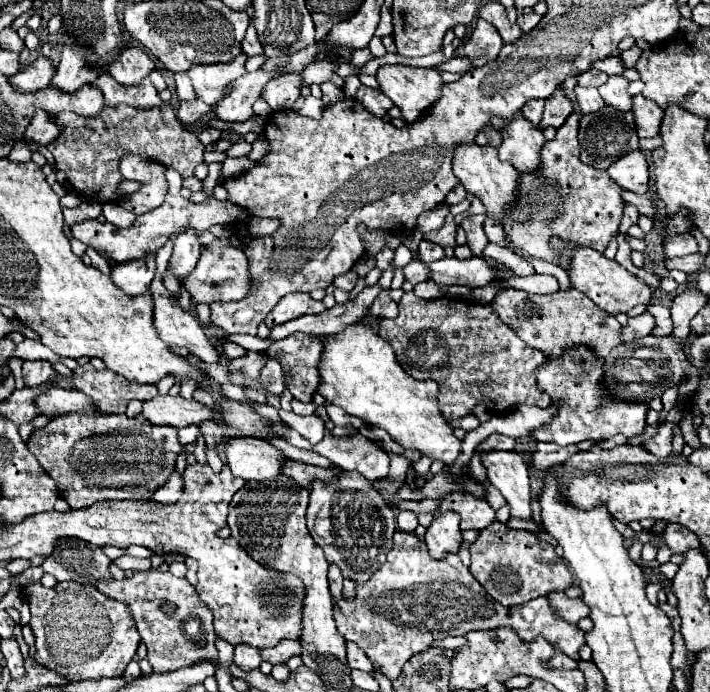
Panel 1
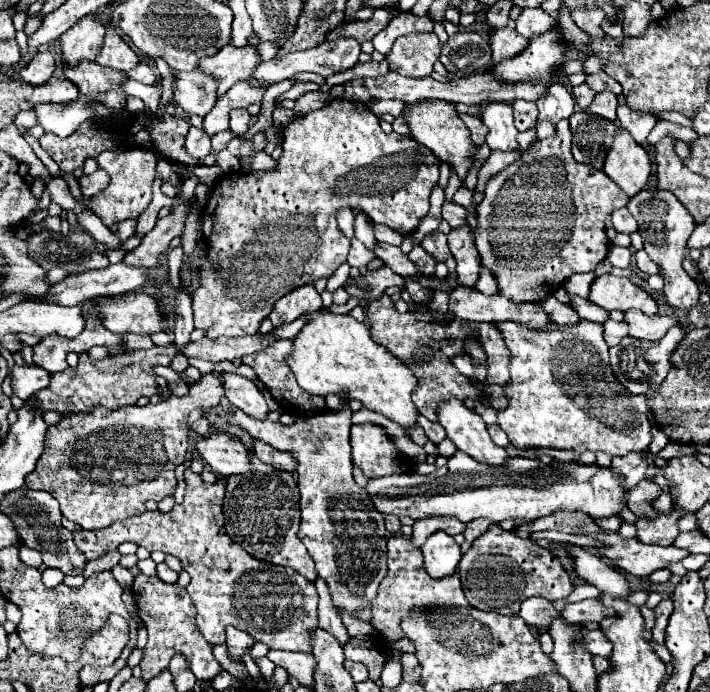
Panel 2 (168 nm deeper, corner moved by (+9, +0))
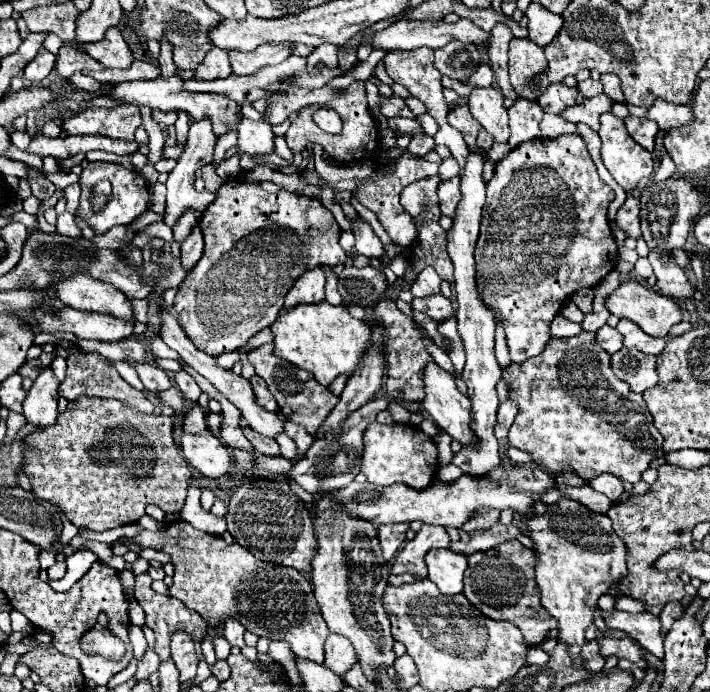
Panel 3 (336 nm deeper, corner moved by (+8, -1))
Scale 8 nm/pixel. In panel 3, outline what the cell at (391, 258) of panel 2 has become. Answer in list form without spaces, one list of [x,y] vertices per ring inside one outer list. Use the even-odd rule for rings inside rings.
[[[361,218],[353,224],[353,234],[355,234],[355,248],[359,254],[365,254],[367,258],[383,258],[385,250],[381,240],[373,234],[371,226],[363,222]]]

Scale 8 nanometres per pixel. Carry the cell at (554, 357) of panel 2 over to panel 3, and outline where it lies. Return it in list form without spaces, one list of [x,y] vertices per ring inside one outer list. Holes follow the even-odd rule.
[[[581,332],[573,338],[551,336],[541,356],[519,364],[511,362],[503,370],[503,380],[509,384],[509,400],[519,406],[509,430],[511,446],[529,452],[533,460],[551,474],[569,466],[587,480],[593,480],[601,472],[613,472],[625,482],[641,482],[641,474],[649,462],[663,454],[663,436],[657,432],[643,396],[631,392],[623,380],[613,376],[611,356],[599,348],[593,332]]]

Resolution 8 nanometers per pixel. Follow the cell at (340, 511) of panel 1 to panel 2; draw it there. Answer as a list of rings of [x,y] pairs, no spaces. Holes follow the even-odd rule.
[[[344,399],[344,407],[340,411],[326,411],[320,415],[312,415],[308,419],[298,419],[294,425],[282,425],[272,423],[268,419],[258,421],[248,415],[244,415],[240,409],[236,409],[234,415],[224,413],[222,407],[218,407],[218,413],[208,411],[208,421],[212,423],[216,417],[224,417],[230,423],[242,427],[246,433],[250,433],[254,439],[262,439],[276,447],[278,451],[288,451],[298,459],[298,489],[300,489],[300,511],[302,511],[302,523],[300,523],[300,539],[306,545],[308,553],[312,555],[316,563],[316,573],[320,579],[328,583],[332,601],[338,609],[338,613],[346,611],[360,621],[370,621],[372,617],[372,599],[376,597],[378,585],[384,579],[386,573],[386,541],[388,533],[384,527],[384,515],[372,507],[370,497],[354,483],[352,479],[352,455],[350,455],[350,427],[352,427],[352,409],[348,405],[348,399]]]

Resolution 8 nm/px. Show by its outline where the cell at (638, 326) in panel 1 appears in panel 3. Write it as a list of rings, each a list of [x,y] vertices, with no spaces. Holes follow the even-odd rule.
[[[603,326],[603,328],[599,328],[599,332],[597,332],[597,342],[599,342],[599,346],[603,348],[603,350],[607,350],[607,352],[617,352],[617,350],[621,350],[623,348],[623,336],[615,330],[615,328],[611,328],[611,326]]]

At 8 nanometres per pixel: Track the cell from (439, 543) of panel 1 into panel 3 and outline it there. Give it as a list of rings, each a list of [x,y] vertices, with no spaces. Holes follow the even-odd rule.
[[[449,548],[429,550],[425,556],[429,568],[429,580],[437,584],[441,594],[463,592],[463,574],[467,568],[467,556]]]

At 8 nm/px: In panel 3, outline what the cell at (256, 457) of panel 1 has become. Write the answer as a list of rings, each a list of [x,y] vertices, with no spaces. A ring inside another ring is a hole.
[[[209,430],[203,434],[183,434],[181,450],[185,460],[203,476],[221,478],[231,472],[231,446],[223,444]]]

